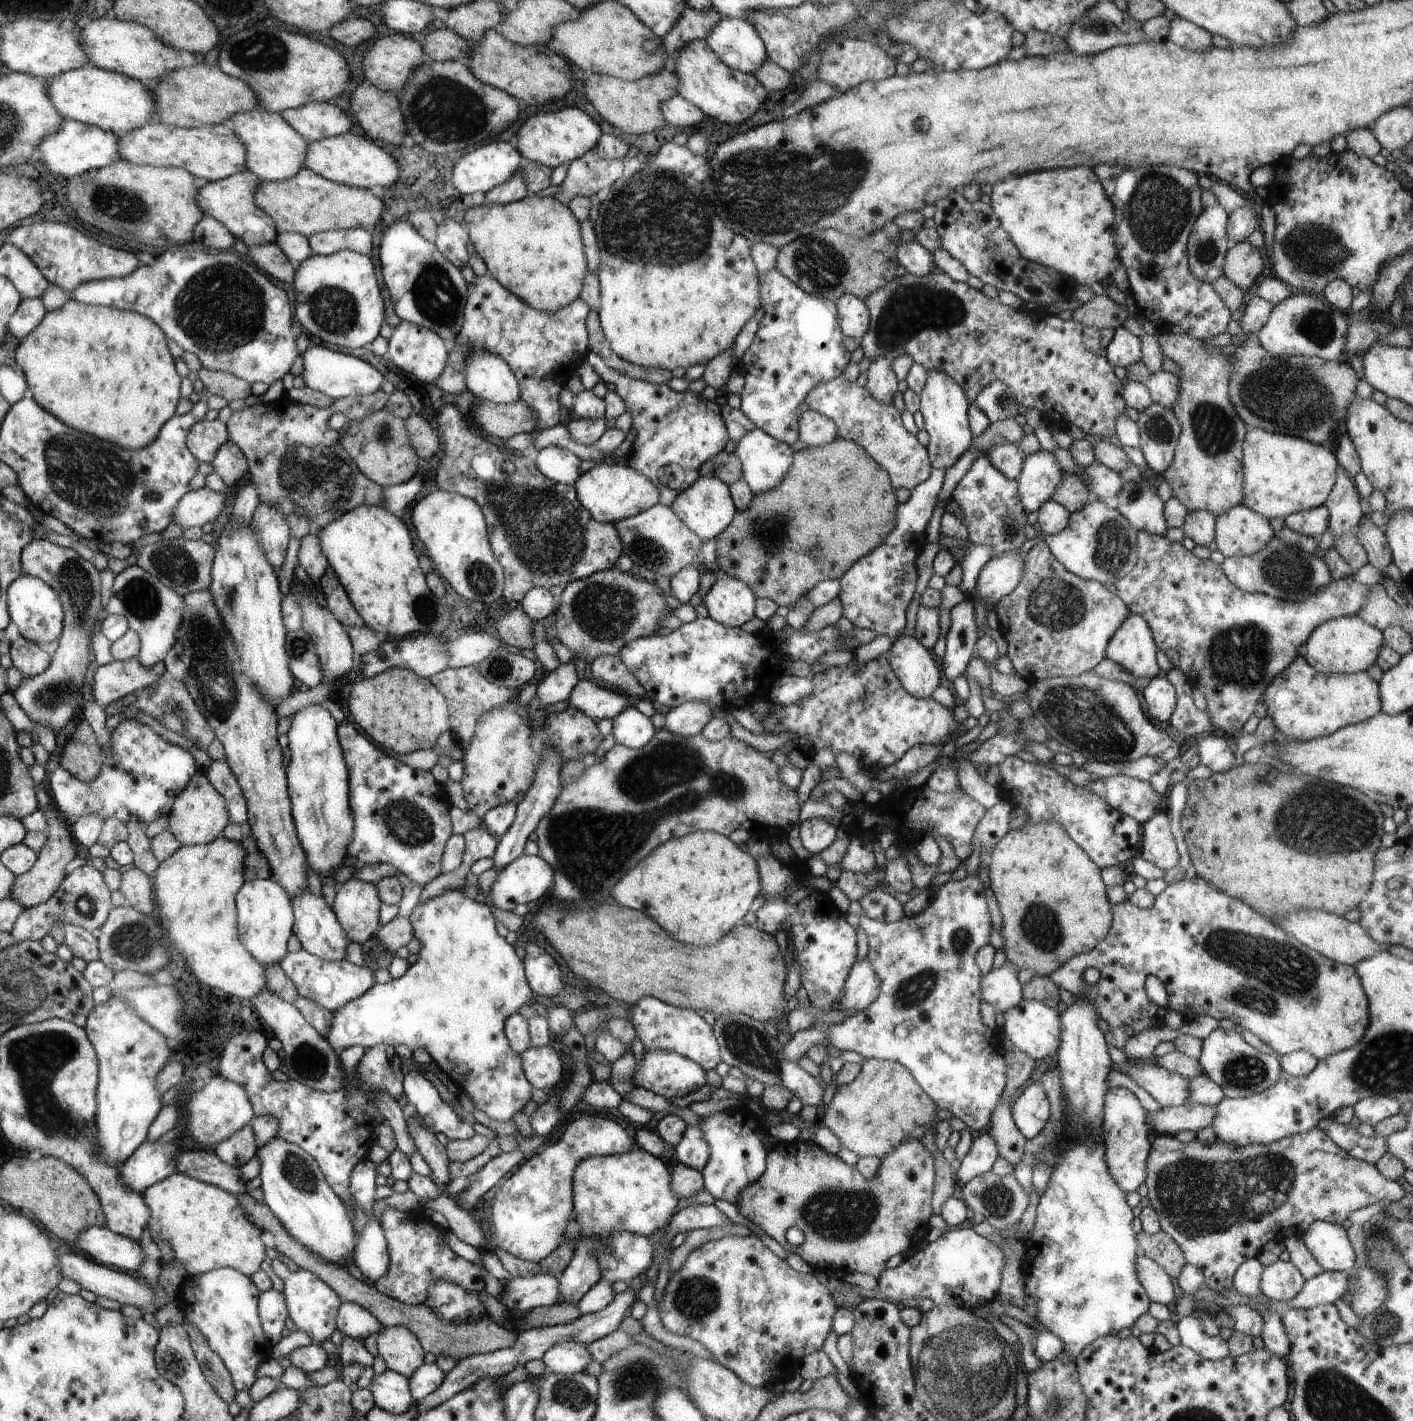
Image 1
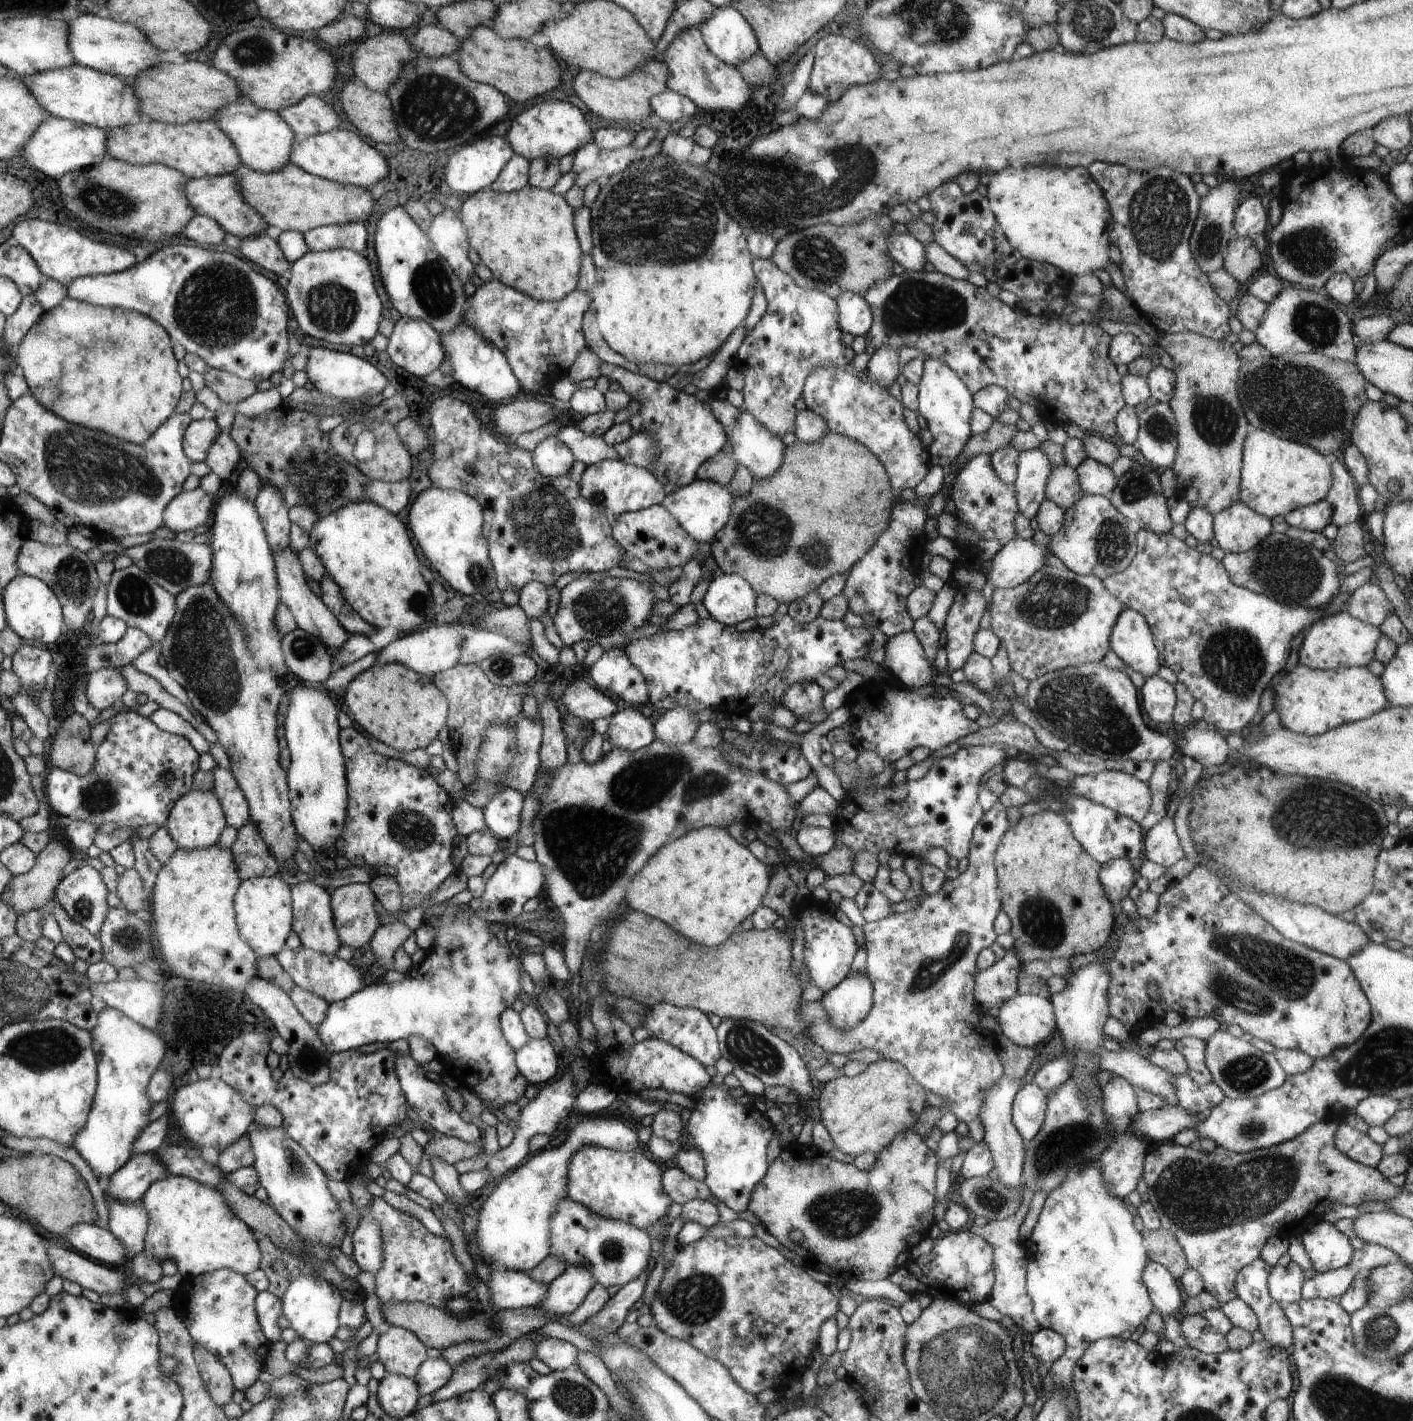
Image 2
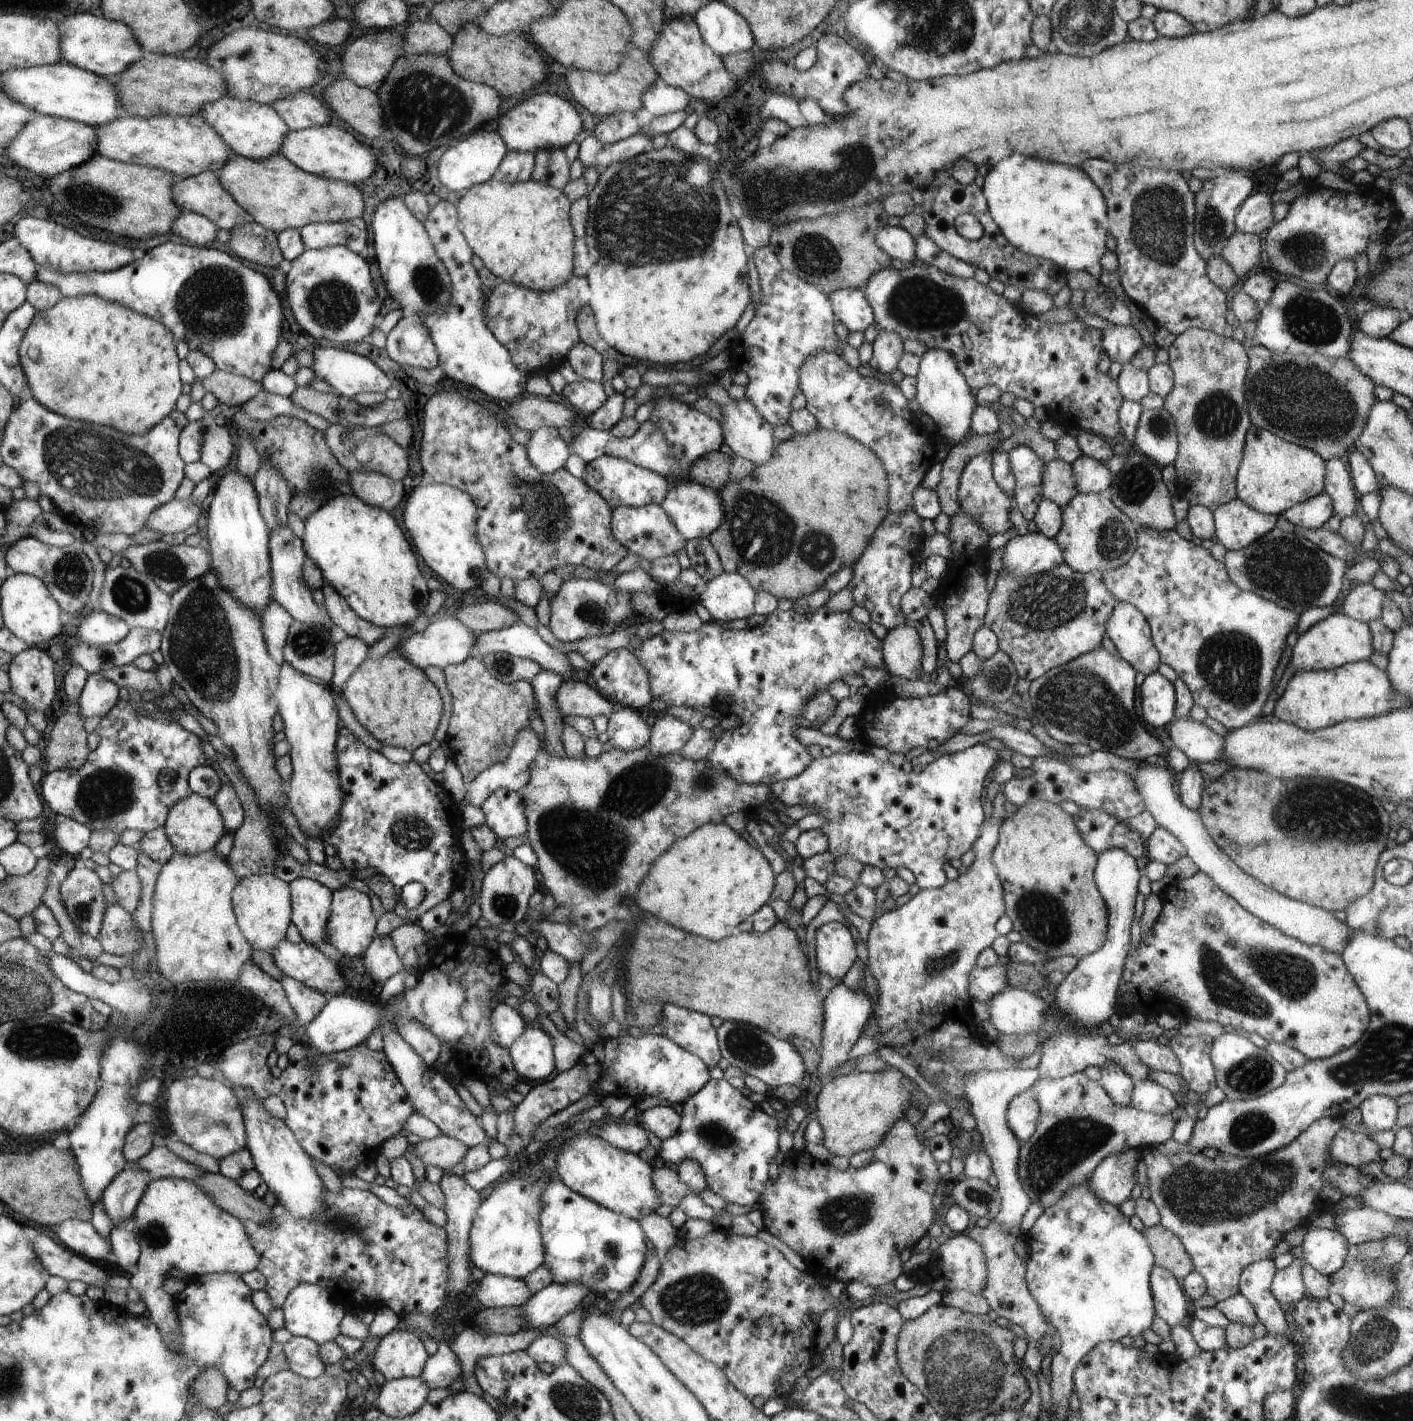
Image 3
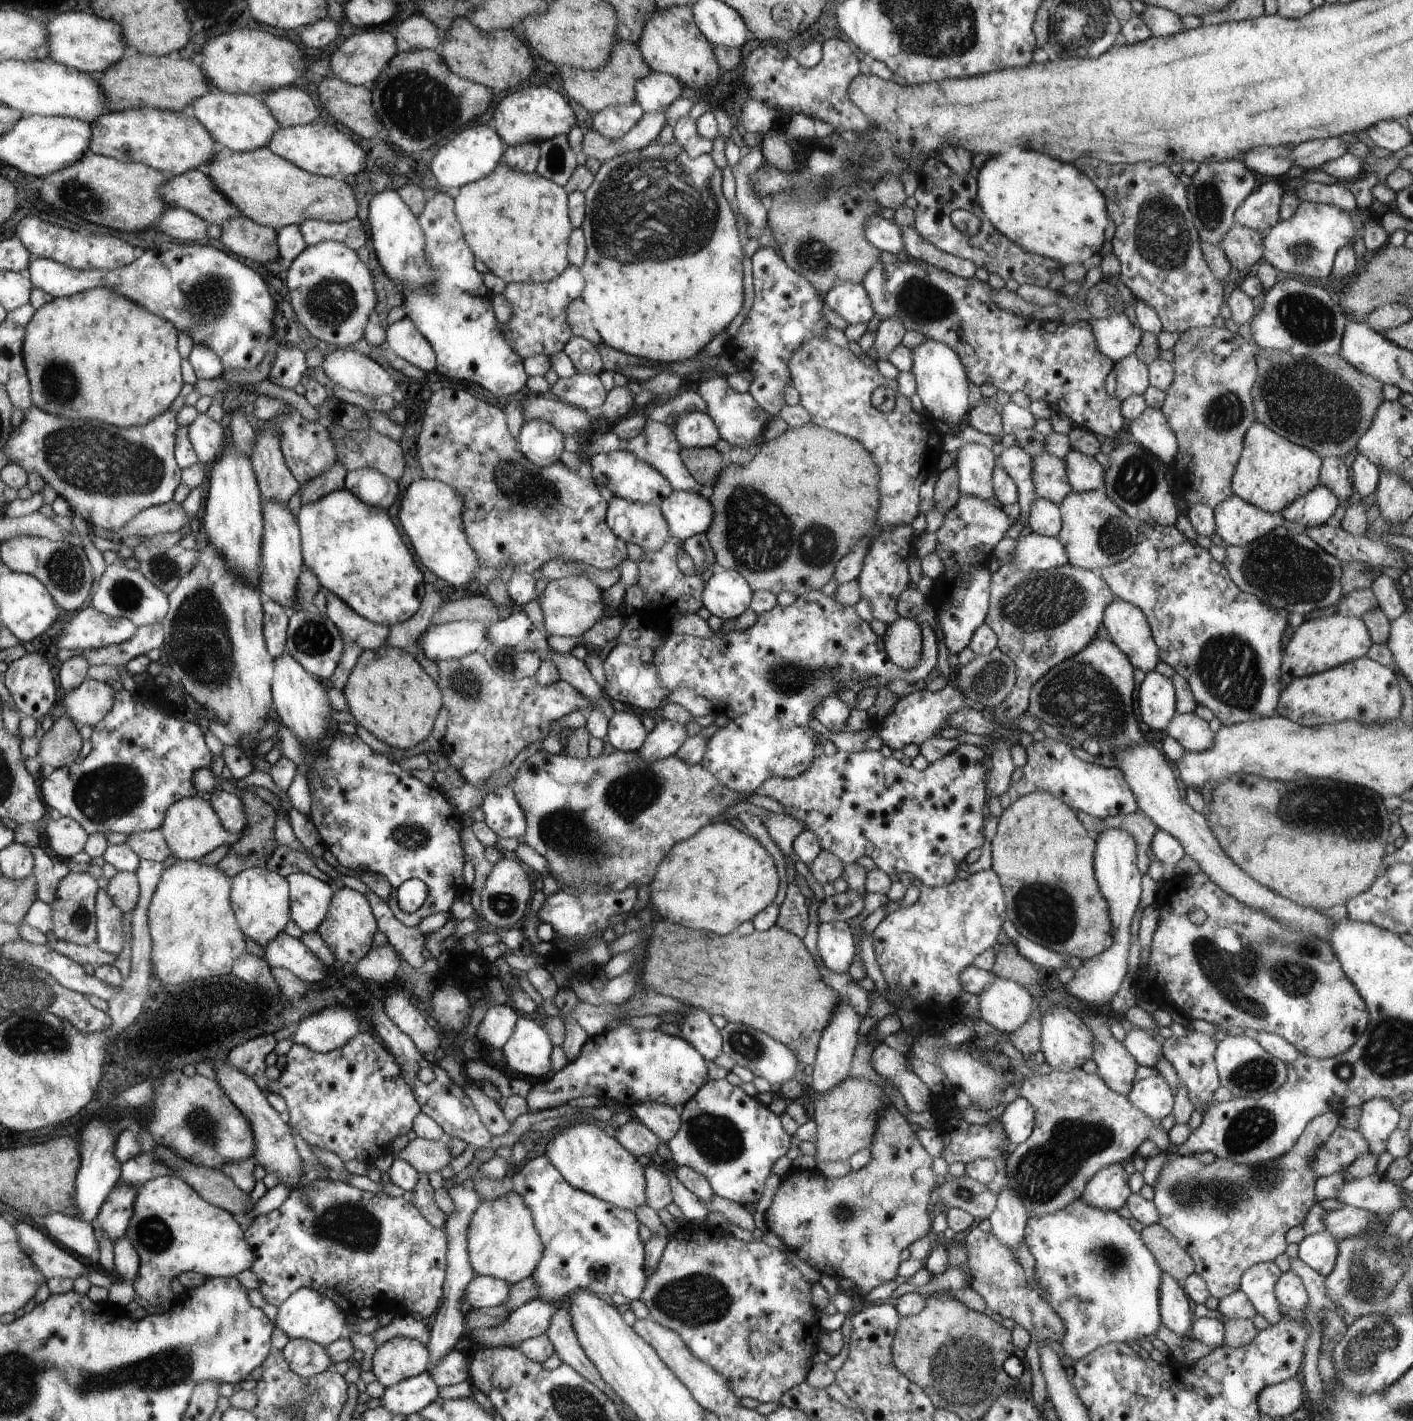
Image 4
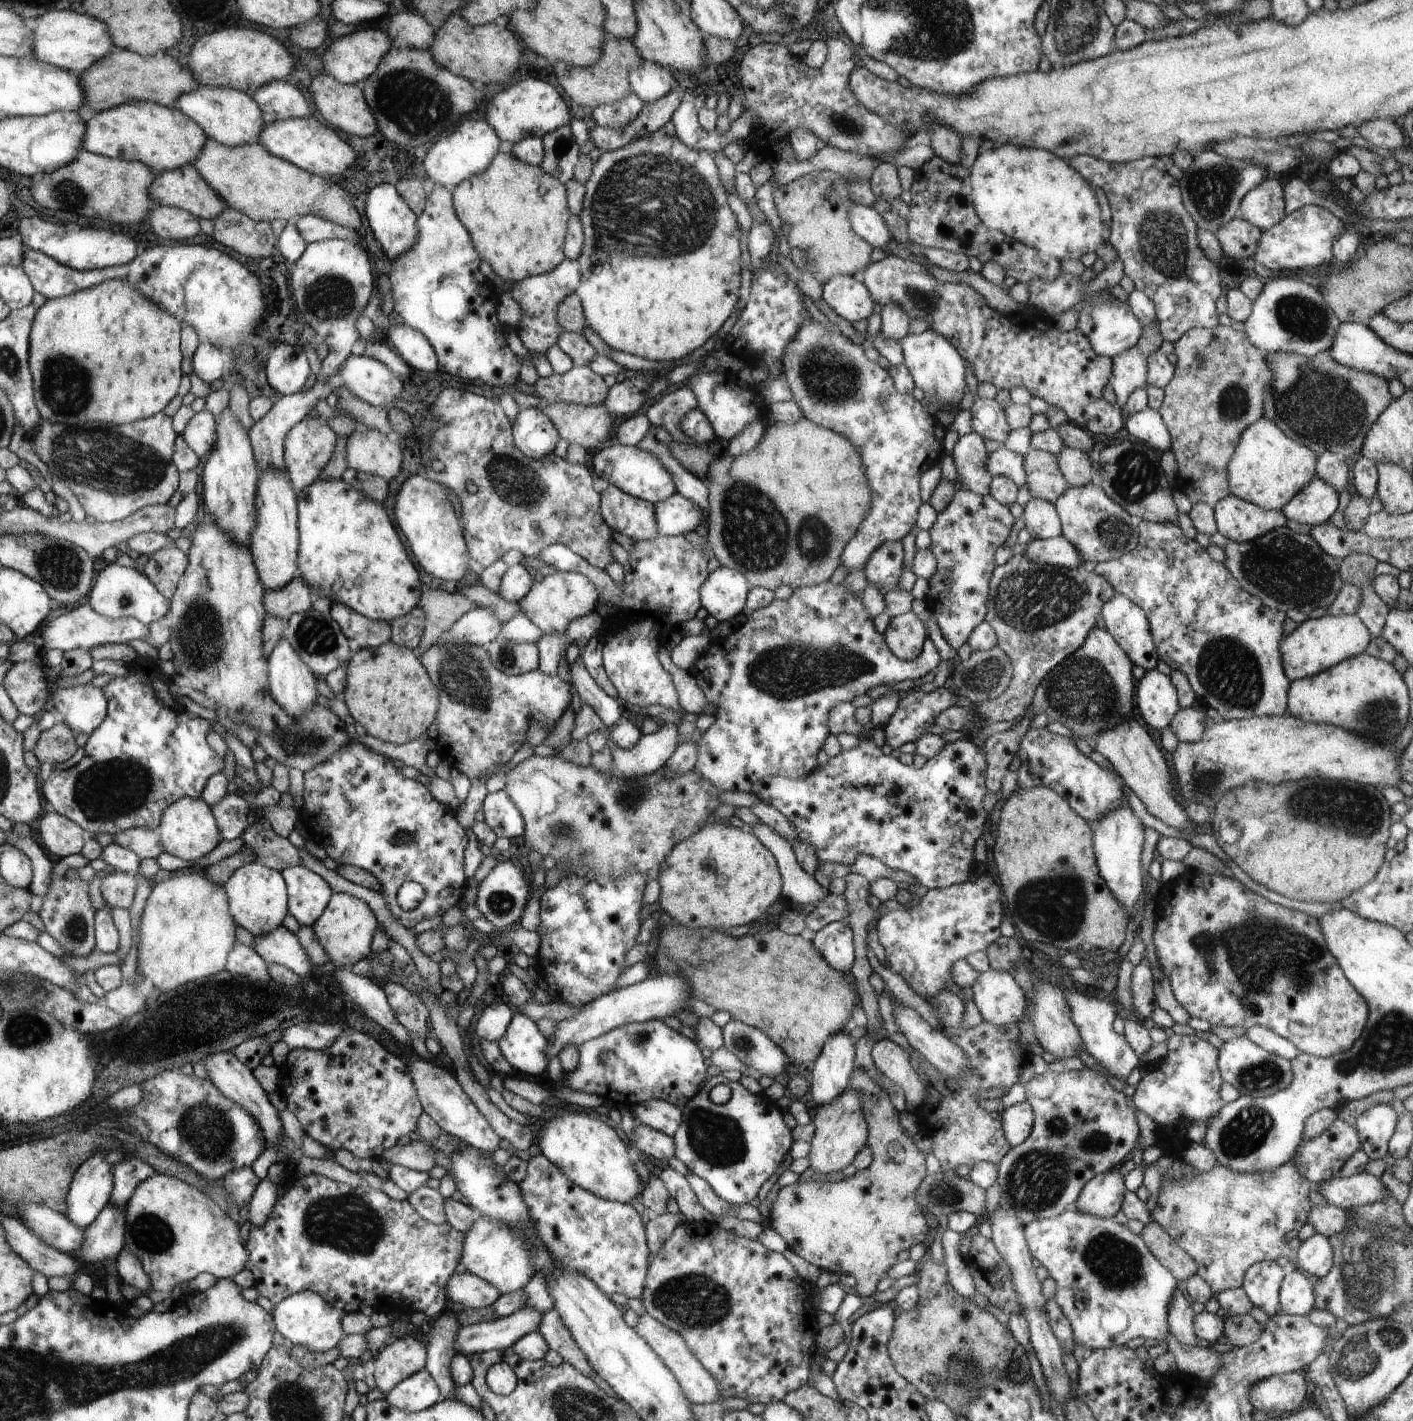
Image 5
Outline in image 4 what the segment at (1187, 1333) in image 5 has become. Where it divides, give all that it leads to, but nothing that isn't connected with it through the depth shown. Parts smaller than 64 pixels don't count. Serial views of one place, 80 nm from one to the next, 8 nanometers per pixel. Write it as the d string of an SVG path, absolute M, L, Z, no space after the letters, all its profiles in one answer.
M1166 1273L1162 1274L1160 1284L1160 1314L1162 1323L1168 1330L1186 1338L1186 1332L1192 1326L1190 1300L1180 1283Z

